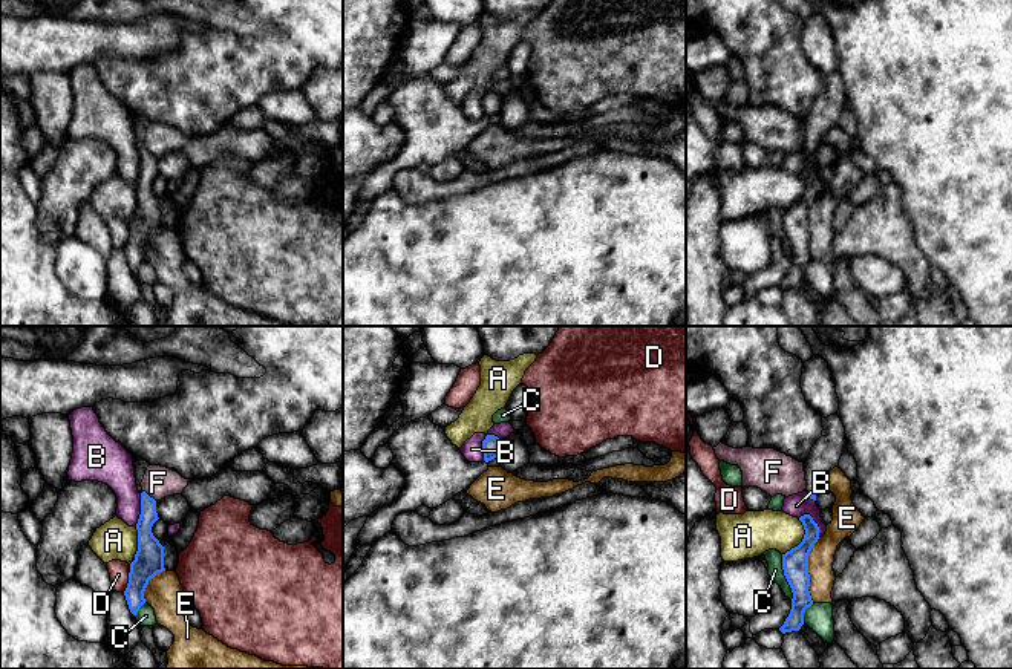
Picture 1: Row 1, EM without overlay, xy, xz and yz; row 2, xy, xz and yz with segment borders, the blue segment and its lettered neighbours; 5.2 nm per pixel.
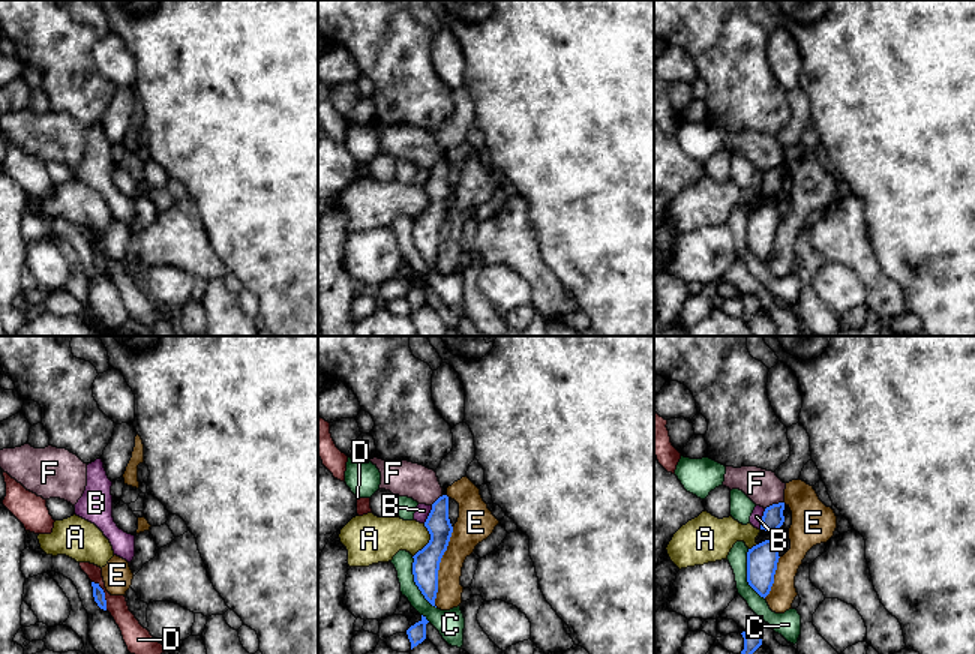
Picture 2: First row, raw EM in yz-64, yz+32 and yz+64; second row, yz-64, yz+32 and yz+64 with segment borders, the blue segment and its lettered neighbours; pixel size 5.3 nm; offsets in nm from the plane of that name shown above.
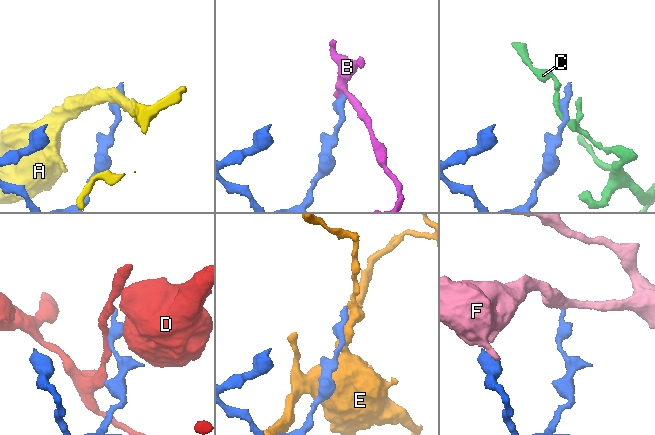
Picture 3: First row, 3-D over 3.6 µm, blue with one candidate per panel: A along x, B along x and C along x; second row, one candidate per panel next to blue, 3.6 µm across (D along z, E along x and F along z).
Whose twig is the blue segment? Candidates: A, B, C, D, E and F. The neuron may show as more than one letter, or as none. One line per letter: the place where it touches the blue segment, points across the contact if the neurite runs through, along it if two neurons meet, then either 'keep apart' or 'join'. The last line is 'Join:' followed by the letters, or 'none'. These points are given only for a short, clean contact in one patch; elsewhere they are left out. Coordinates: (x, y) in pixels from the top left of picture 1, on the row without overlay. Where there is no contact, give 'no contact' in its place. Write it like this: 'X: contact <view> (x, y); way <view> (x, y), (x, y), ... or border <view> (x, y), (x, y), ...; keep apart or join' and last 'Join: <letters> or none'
A: contact yz (803, 196); border yz (799, 176), (804, 195), (783, 212); keep apart
B: contact xz (483, 98); border xz (501, 95), (486, 94), (483, 98), (483, 117); keep apart
C: contact yz (786, 234); border yz (781, 212), (781, 225), (792, 256); keep apart
D: contact xy (127, 241); keep apart
E: contact yz (807, 227); keep apart
F: contact xy (147, 152); keep apart
Join: none

